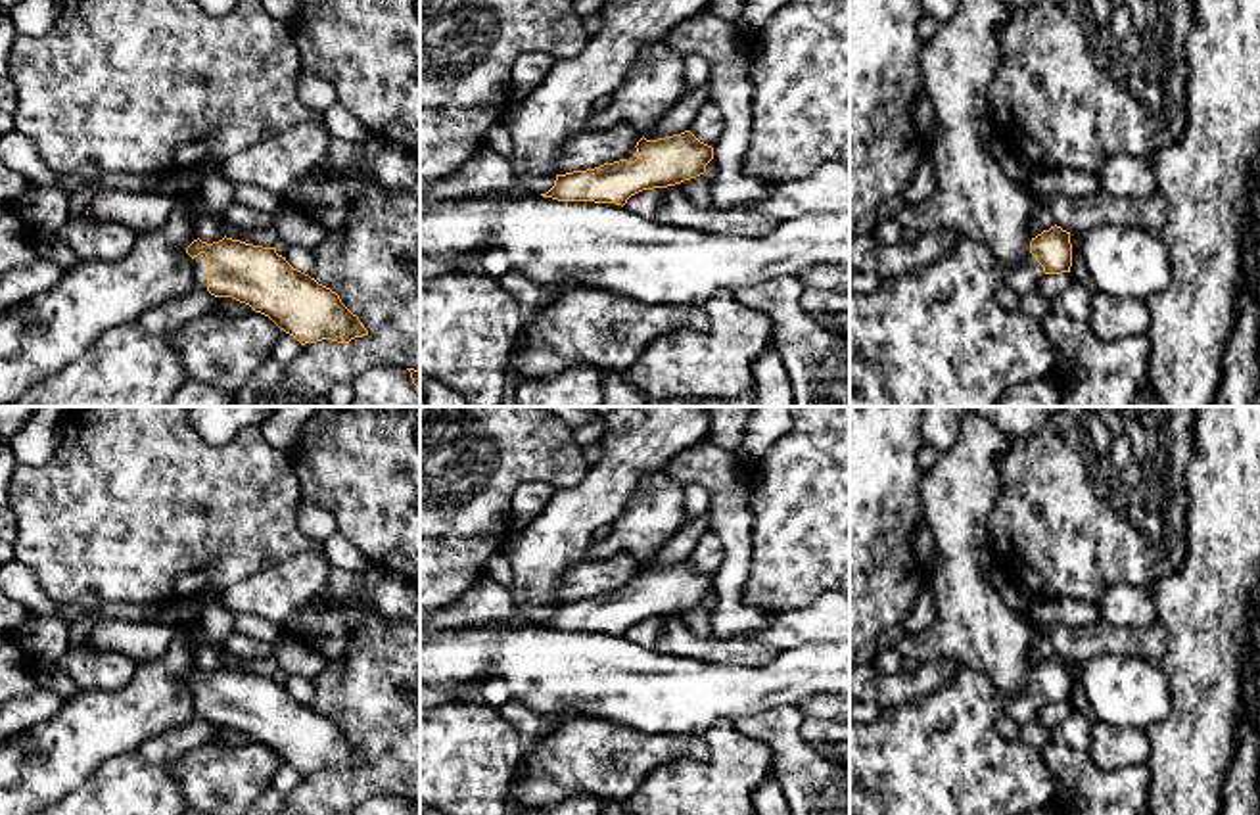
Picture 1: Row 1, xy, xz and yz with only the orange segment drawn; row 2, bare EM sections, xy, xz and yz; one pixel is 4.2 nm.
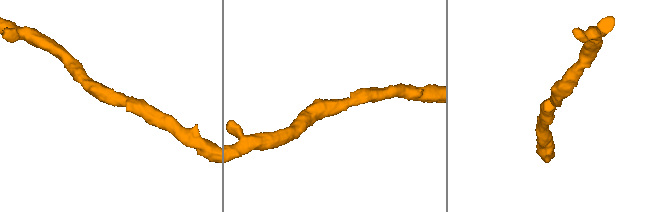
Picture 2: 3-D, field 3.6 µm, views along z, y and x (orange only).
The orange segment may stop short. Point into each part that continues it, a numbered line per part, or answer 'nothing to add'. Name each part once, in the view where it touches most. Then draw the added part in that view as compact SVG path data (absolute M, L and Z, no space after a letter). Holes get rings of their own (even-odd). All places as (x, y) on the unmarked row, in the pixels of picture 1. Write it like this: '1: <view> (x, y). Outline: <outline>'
1: xy (198, 693). Outline: M199 683L192 688L194 698L194 719L207 721L207 687L205 683Z

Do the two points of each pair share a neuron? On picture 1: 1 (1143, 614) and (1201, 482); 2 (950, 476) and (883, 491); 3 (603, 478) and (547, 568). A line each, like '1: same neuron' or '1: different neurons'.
1: different neurons
2: different neurons
3: same neuron

